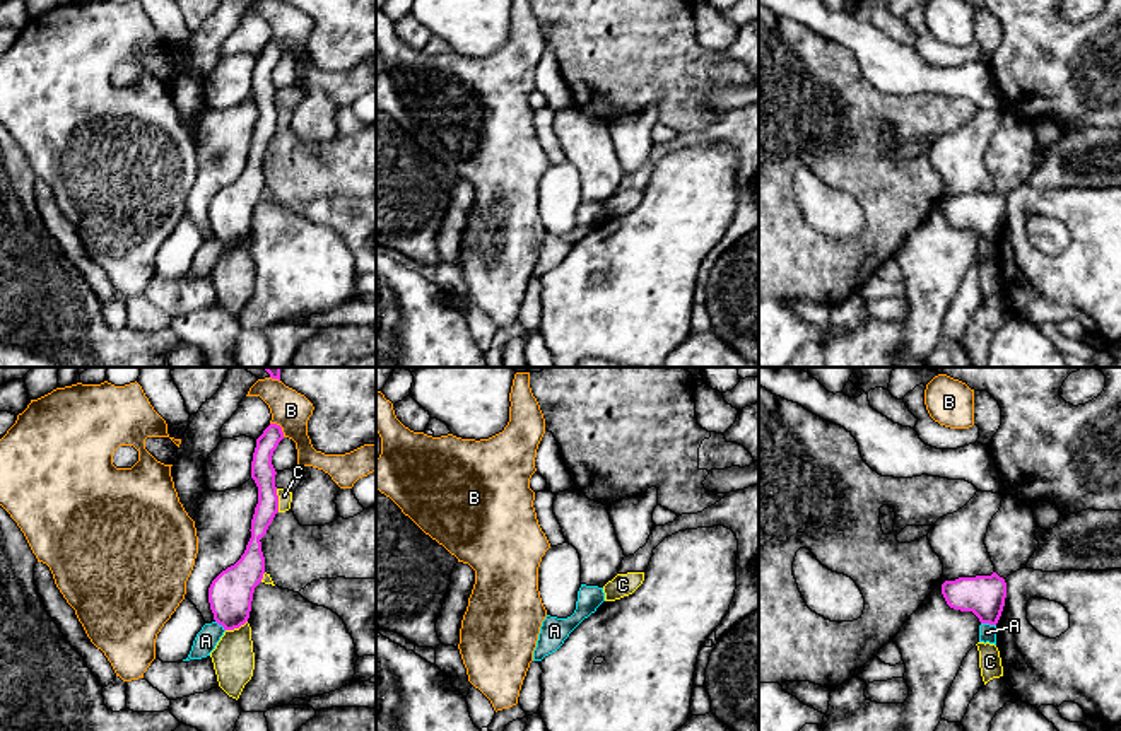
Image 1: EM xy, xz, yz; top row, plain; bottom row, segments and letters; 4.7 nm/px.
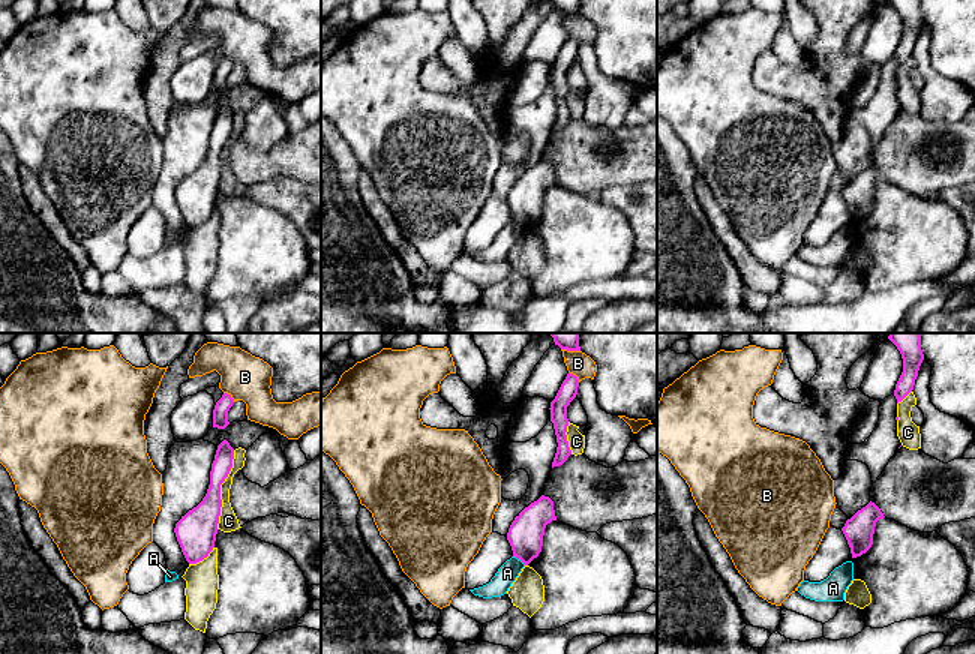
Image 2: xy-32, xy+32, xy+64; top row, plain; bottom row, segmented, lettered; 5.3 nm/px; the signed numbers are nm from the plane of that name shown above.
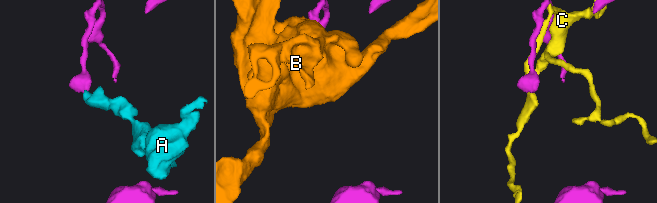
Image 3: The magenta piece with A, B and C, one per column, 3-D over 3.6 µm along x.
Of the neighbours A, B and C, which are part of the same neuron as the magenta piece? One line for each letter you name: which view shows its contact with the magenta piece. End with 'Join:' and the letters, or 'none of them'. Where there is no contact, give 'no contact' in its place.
Join: none of them

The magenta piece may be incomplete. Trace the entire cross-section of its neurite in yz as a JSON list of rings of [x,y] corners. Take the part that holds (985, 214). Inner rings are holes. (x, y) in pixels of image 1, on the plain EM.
[[[991,193],[959,195],[942,202],[942,212],[954,227],[972,229],[981,241],[996,243],[1007,215],[1007,200]]]

